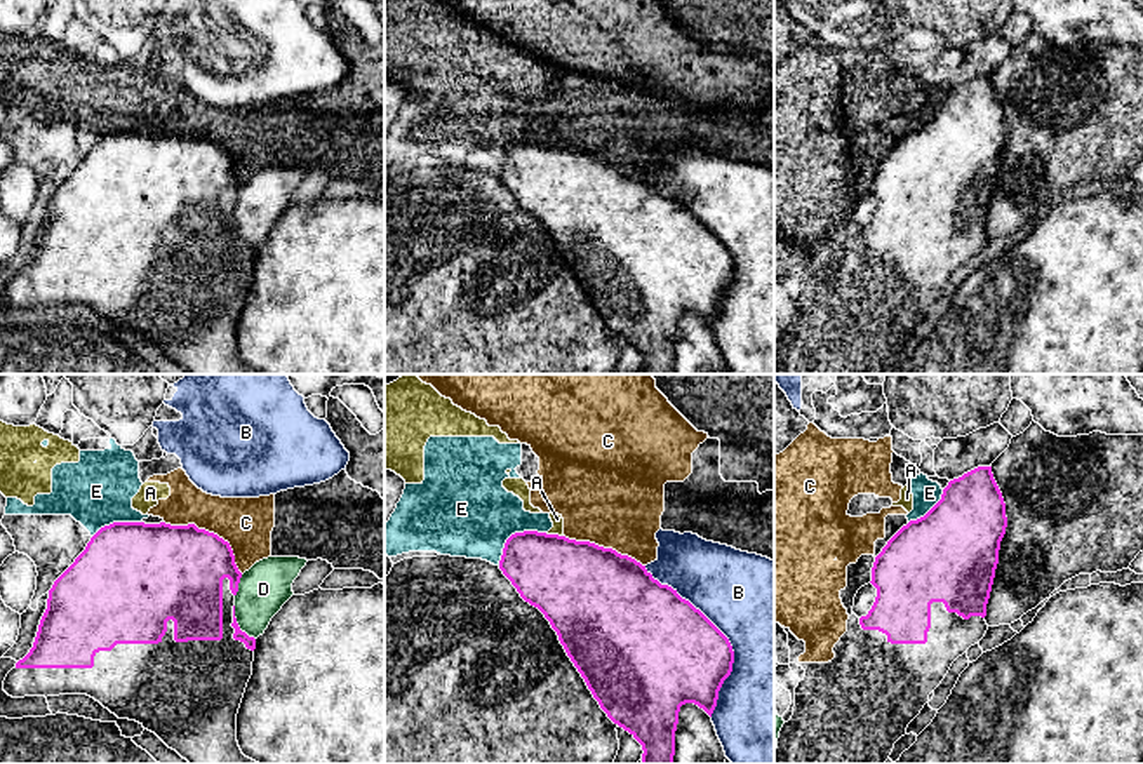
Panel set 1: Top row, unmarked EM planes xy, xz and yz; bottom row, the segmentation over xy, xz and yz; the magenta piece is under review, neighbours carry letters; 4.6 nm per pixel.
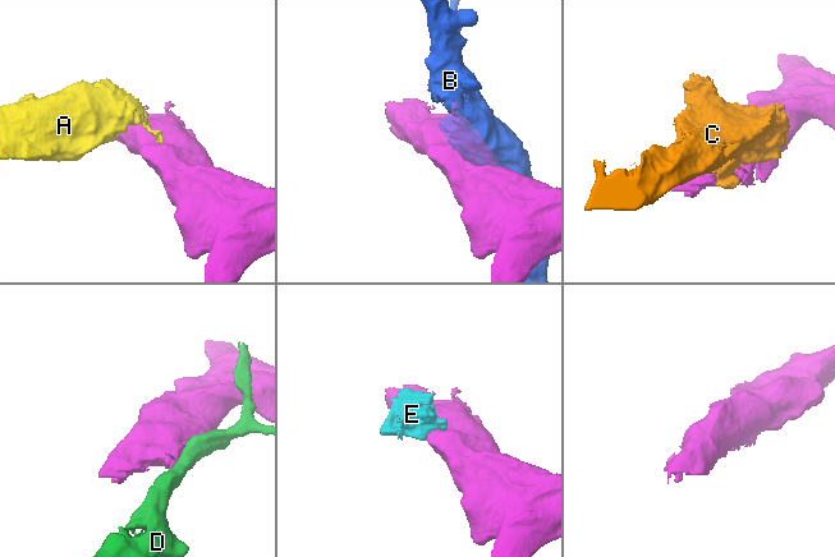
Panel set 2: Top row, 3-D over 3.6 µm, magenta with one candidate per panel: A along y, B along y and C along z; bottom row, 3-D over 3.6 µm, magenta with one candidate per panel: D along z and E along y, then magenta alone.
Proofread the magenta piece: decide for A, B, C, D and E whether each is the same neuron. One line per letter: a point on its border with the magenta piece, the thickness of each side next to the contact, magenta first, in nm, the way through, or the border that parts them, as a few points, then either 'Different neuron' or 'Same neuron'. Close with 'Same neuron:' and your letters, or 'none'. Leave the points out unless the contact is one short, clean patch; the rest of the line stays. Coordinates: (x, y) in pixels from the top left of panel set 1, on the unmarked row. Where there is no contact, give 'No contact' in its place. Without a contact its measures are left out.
A: Touches magenta at xz (554, 145). Thickness 400 nm (magenta) against 50 nm. Boundary: xz (545, 143), (562, 147). Different neuron
B: Touches magenta at xz (724, 246). Thickness 460 nm (magenta) against 480 nm. Different neuron
C: Touches magenta at xy (211, 143). Thickness 440 nm (magenta) against 240 nm. Different neuron
D: Touches magenta at xy (237, 235). Thickness 50 nm (magenta) against 220 nm. Different neuron
E: Touches magenta at xz (515, 143). Thickness 360 nm (magenta) against 420 nm. Different neuron
Same neuron: none

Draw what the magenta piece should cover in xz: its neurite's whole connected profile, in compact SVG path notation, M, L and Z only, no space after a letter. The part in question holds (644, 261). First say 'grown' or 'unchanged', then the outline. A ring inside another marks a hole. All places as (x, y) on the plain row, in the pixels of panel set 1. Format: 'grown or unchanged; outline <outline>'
unchanged; outline M538 141L515 143L505 153L499 179L520 207L550 231L607 327L642 355L640 374L673 374L680 317L694 313L712 327L719 301L732 282L729 249L677 200L654 190L645 176L590 151Z

